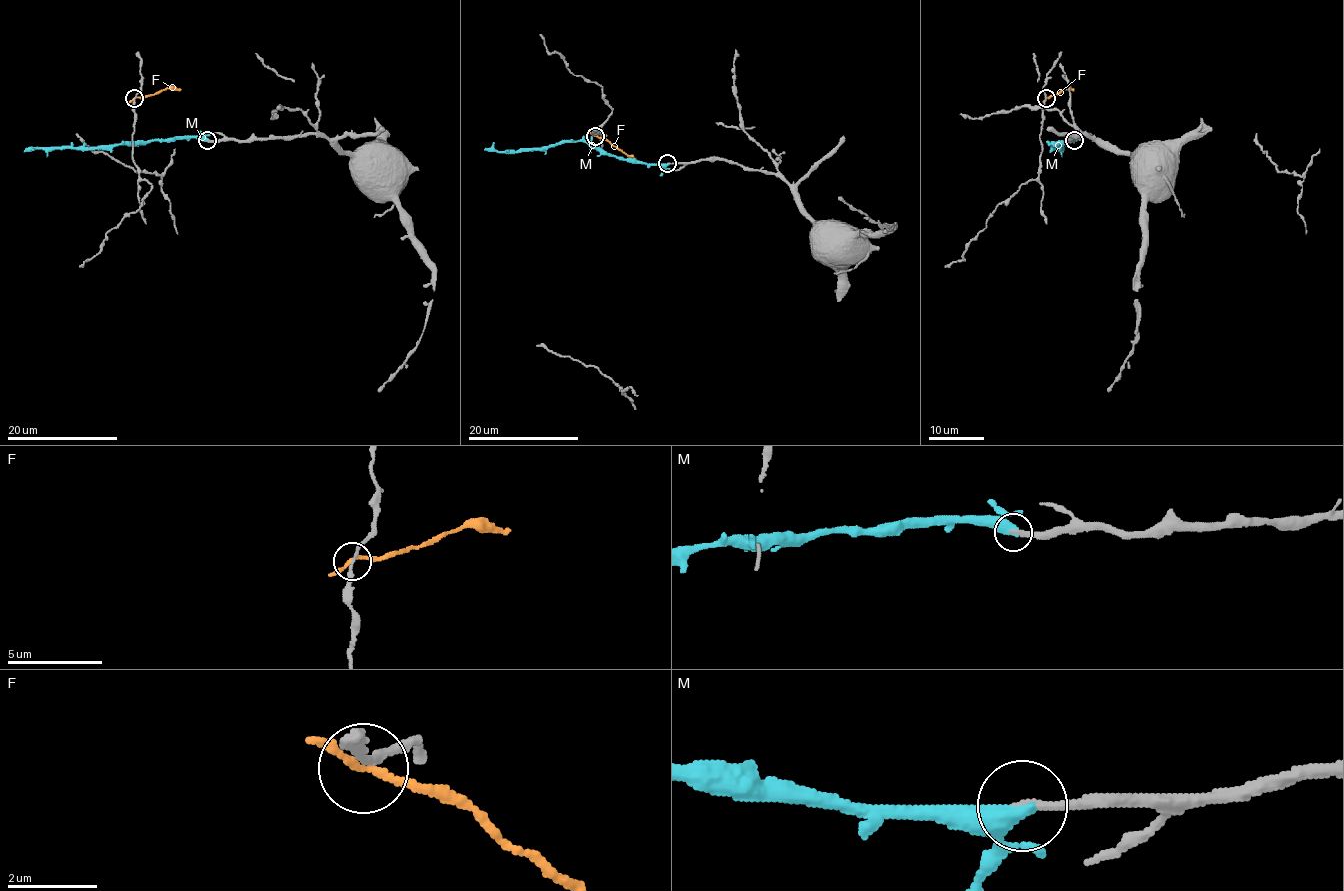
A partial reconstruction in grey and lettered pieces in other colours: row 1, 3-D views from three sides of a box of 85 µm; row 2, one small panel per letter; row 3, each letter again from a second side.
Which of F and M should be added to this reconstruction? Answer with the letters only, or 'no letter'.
M

